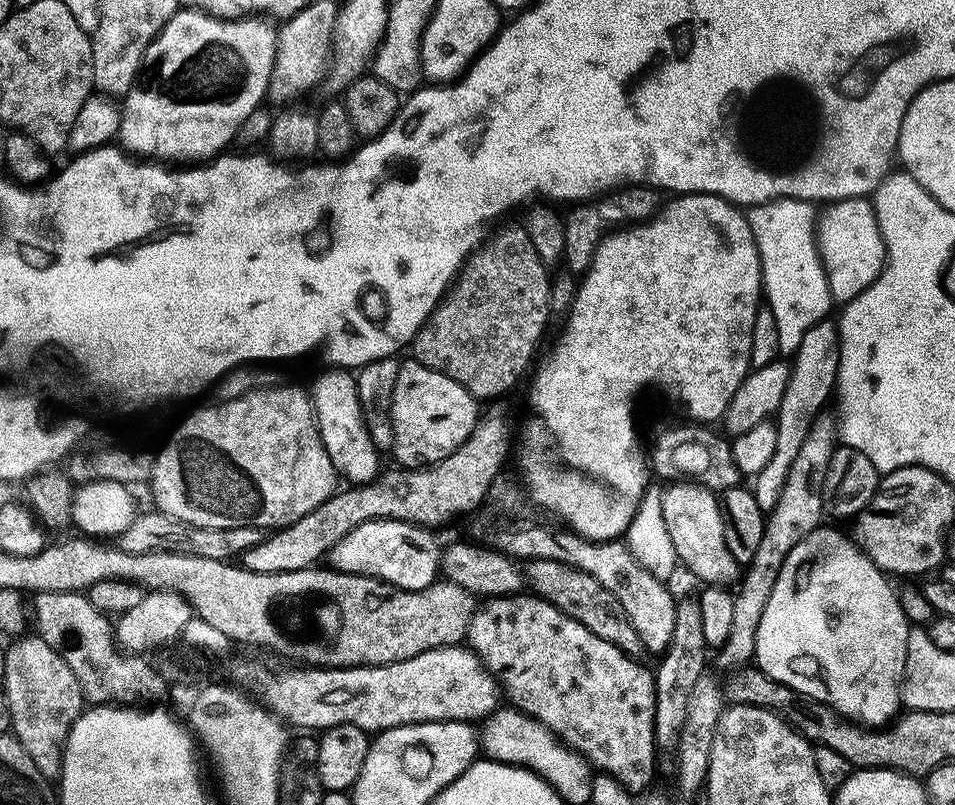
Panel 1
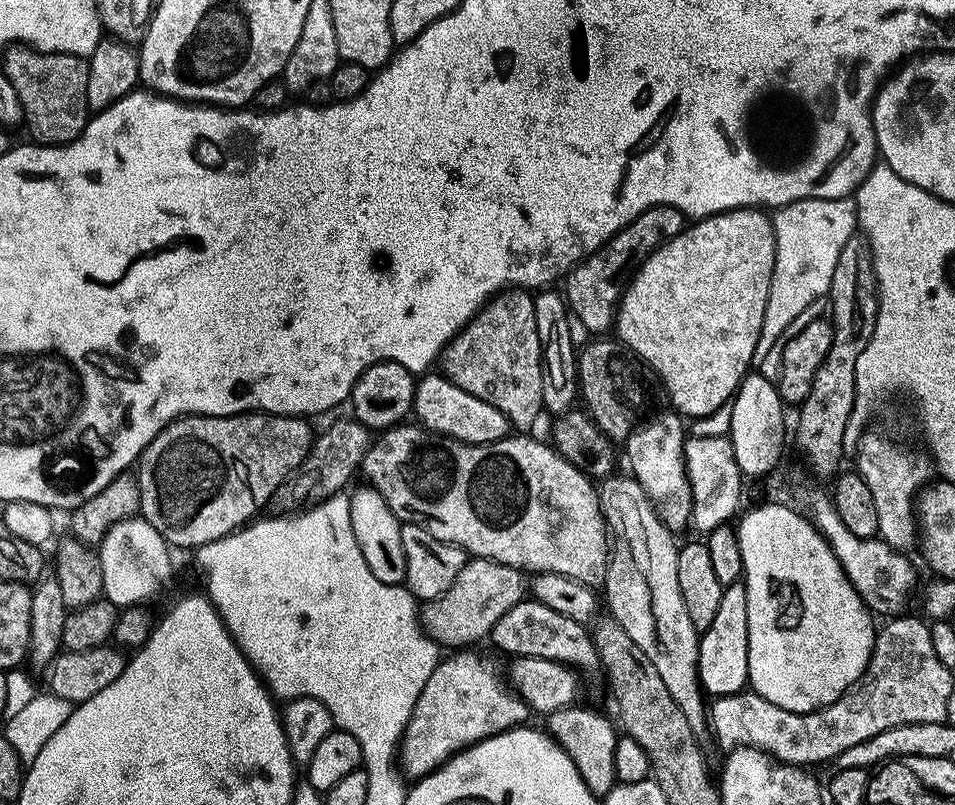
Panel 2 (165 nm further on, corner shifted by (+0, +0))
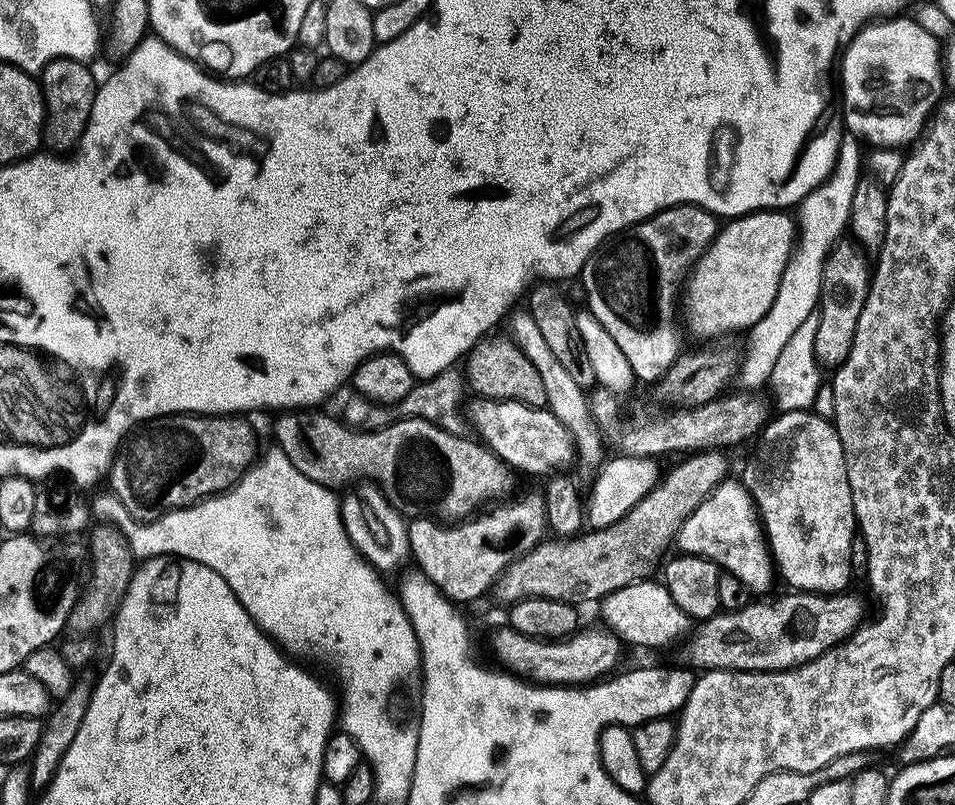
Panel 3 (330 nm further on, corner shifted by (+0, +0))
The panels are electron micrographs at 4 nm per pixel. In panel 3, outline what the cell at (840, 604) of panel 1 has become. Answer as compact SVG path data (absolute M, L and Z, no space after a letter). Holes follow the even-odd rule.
M725 482L717 486L708 499L698 506L698 510L683 524L678 533L678 548L685 556L701 556L707 560L712 560L720 565L727 575L738 578L748 587L749 592L759 594L768 592L772 588L772 583L777 583L778 573L774 567L772 553L769 549L765 533L762 531L762 521L760 514L756 510L756 504L752 501L752 495L743 483Z

